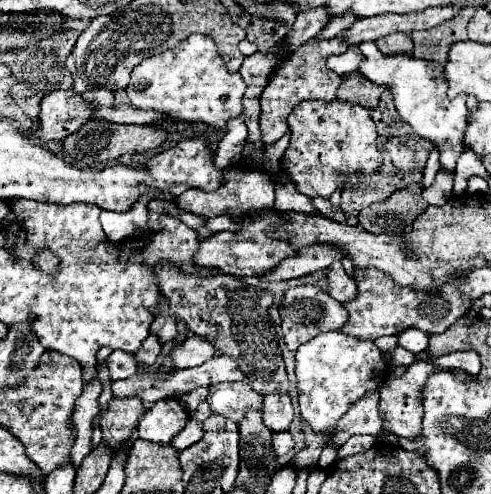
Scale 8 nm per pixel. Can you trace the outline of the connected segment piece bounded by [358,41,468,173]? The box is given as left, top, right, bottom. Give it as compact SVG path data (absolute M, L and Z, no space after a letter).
M373 41L360 43L358 45L360 53L364 55L360 63L360 73L368 77L372 83L378 85L388 85L388 89L394 93L394 103L400 113L400 117L412 125L412 129L432 141L434 145L440 145L440 161L442 167L448 173L454 173L456 161L462 153L460 141L466 129L466 117L468 117L468 107L466 105L467 95L459 94L454 99L446 97L448 83L442 79L442 65L426 61L426 59L416 59L412 55L386 55L380 53L376 43Z

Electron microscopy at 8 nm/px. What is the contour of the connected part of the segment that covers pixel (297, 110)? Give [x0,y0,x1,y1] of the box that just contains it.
[286,101,378,197]

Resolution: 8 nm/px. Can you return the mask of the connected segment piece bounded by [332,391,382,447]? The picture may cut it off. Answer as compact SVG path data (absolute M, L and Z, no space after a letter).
M368 391L340 417L332 435L332 445L342 447L352 435L378 435L380 429L382 419L378 411L378 391Z

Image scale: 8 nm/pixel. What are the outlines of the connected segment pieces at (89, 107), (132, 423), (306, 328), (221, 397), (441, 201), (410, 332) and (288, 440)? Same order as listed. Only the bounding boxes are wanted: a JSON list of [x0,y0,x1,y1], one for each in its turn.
[[32,91,96,141],[98,397,144,451],[280,285,348,351],[208,381,262,423],[422,169,454,206],[398,329,428,353],[272,431,292,455]]

